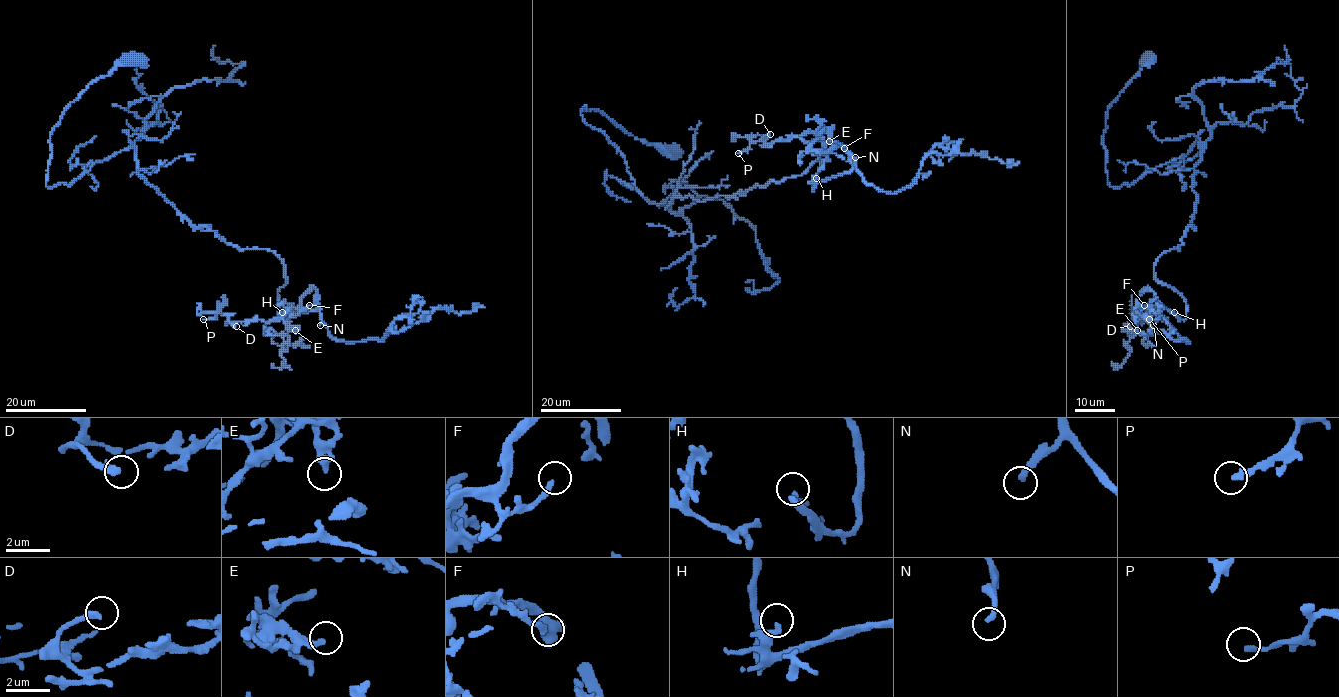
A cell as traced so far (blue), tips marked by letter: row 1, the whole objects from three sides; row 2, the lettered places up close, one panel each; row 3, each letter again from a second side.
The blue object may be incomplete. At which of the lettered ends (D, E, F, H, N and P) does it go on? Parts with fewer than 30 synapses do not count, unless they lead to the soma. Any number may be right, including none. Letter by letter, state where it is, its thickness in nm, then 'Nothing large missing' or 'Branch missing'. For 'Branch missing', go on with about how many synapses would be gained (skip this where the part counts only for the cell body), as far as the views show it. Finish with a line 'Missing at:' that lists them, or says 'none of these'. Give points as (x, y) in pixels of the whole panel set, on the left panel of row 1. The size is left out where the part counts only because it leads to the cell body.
D: Place: (236, 326). Thickness 280 nm. Nothing large missing
E: Place: (295, 330). Thickness 280 nm. Nothing large missing
F: Place: (309, 305). Thickness 280 nm. Nothing large missing
H: Place: (282, 312). Thickness 260 nm. Nothing large missing
N: Place: (320, 325). Thickness 240 nm. Branch missing. Roughly 80 synapses
P: Place: (203, 319). Thickness 220 nm. Nothing large missing
Missing at: N

